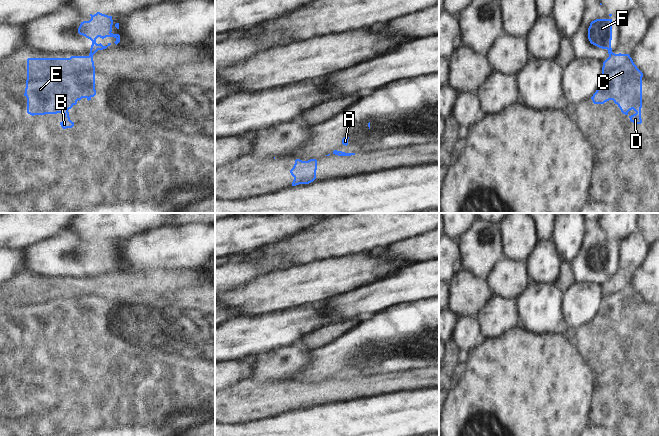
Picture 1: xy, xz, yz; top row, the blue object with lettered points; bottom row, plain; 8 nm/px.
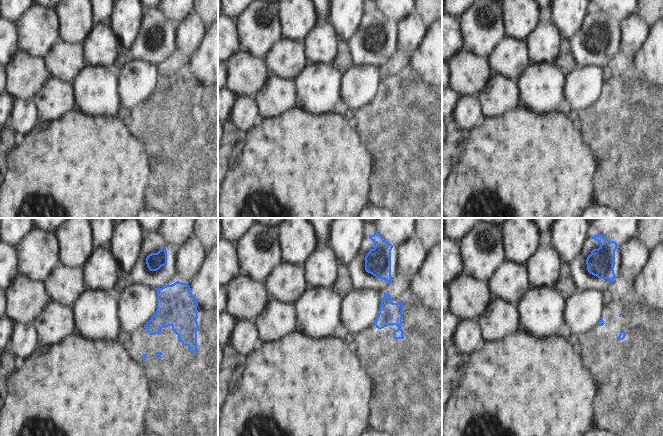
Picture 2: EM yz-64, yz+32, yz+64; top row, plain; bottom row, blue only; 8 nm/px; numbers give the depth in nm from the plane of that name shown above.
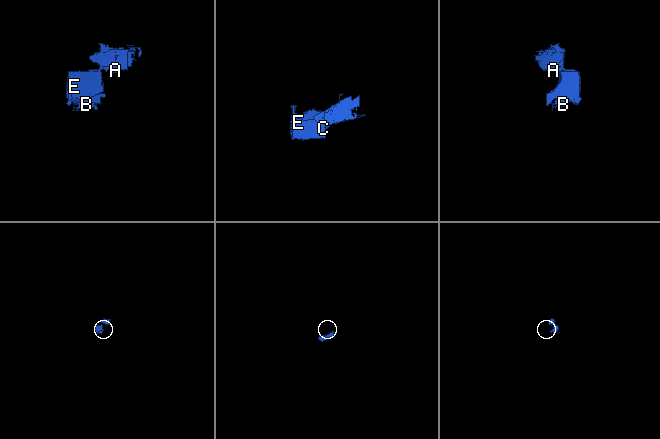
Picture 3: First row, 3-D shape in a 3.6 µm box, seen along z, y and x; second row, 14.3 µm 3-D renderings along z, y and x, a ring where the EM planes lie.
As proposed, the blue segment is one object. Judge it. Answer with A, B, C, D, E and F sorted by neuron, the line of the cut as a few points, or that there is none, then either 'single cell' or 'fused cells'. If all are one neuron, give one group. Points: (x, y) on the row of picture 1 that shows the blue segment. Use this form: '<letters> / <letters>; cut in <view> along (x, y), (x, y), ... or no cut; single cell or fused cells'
A F / B C D E; cut in yz along (615, 54), (609, 56); fused cells

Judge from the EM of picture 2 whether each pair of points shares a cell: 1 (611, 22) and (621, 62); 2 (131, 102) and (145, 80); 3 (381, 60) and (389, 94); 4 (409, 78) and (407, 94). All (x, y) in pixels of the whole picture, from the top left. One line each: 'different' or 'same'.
1: different
2: same
3: different
4: same

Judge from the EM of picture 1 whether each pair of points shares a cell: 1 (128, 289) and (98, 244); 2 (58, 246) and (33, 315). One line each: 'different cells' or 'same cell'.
1: different cells
2: different cells

